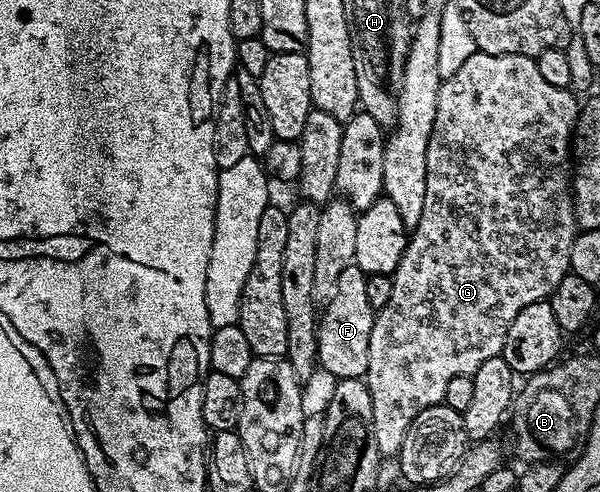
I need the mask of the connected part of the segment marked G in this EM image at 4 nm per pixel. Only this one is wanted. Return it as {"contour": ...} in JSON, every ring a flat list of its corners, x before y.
{"contour":[[477,52,470,55,470,59,466,59,466,63,462,63,462,67,454,75,443,78,440,90,438,91,438,103,436,104,436,114,434,115,434,127,430,135,430,143,426,151,426,204,422,210,422,223,418,223,416,229,411,230,408,246,402,255,402,259,398,263,396,272,391,274,392,290,390,291,390,300,386,303,386,307,382,307,372,318,372,330,370,331,370,351,368,352,368,372,366,374,366,384,370,391,370,399,374,407,374,439,378,439,378,451,381,458,395,458,400,452,402,443,406,439,406,431,410,431,410,423,414,423,414,419,422,412,426,411,426,407,434,407,441,404,446,395,446,386,449,385,450,379,458,379,459,377,471,377,478,371,478,367,482,367,482,363,486,363,486,359,494,359,501,356,504,352,504,344,506,343,506,331,510,331,510,323,514,323,514,315,518,315,518,311,522,311,522,307,530,307,530,303,538,303,539,301,551,298,552,292,558,287,558,283,562,283,562,279,571,270,570,251,574,247,574,239,578,232,576,223,576,202,574,200,574,169,568,165,568,152,574,149,574,130,577,121,580,120,581,102,576,102,577,94,571,88,563,89,562,87,553,87,551,83,546,83,546,79,542,79,541,73,538,72,536,66,536,58,527,57,526,55,490,55,489,53]]}

